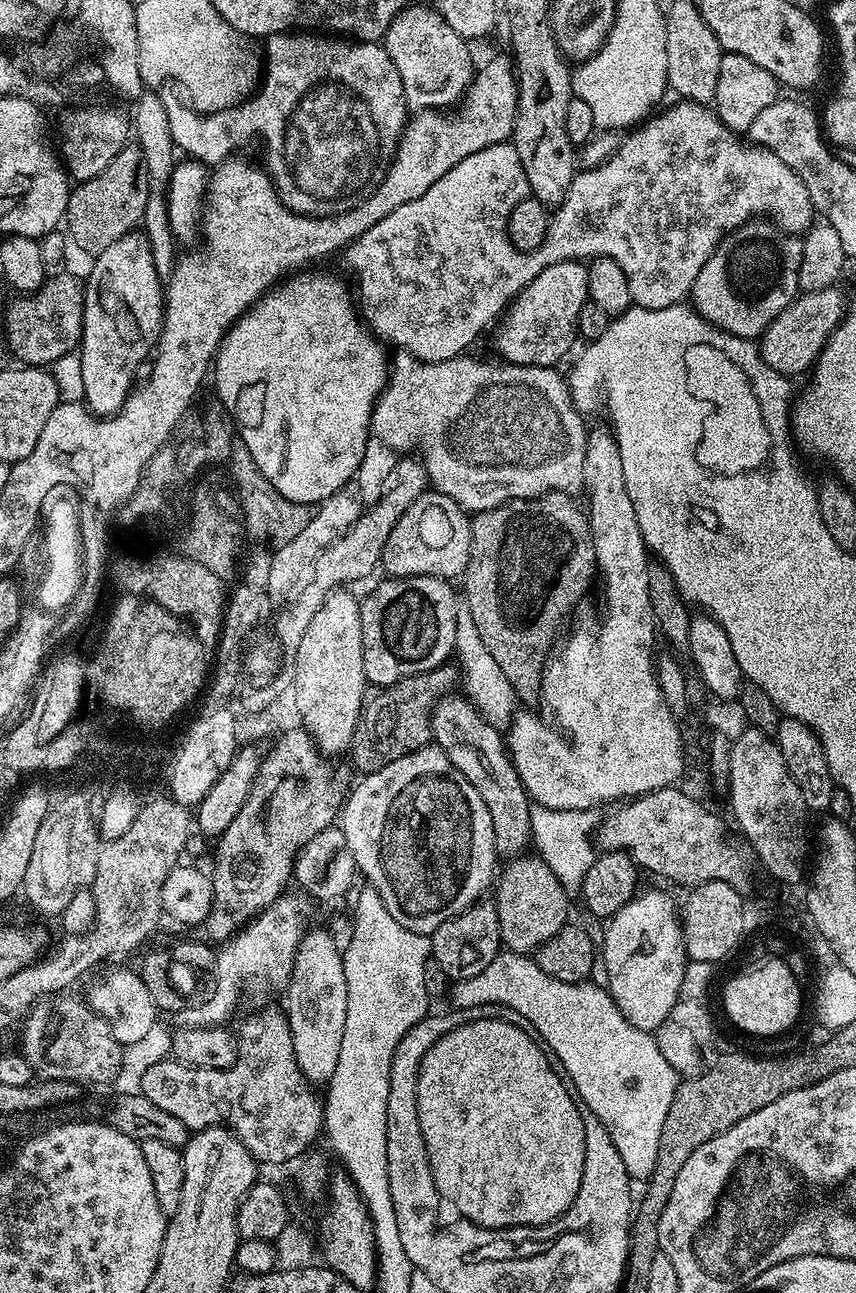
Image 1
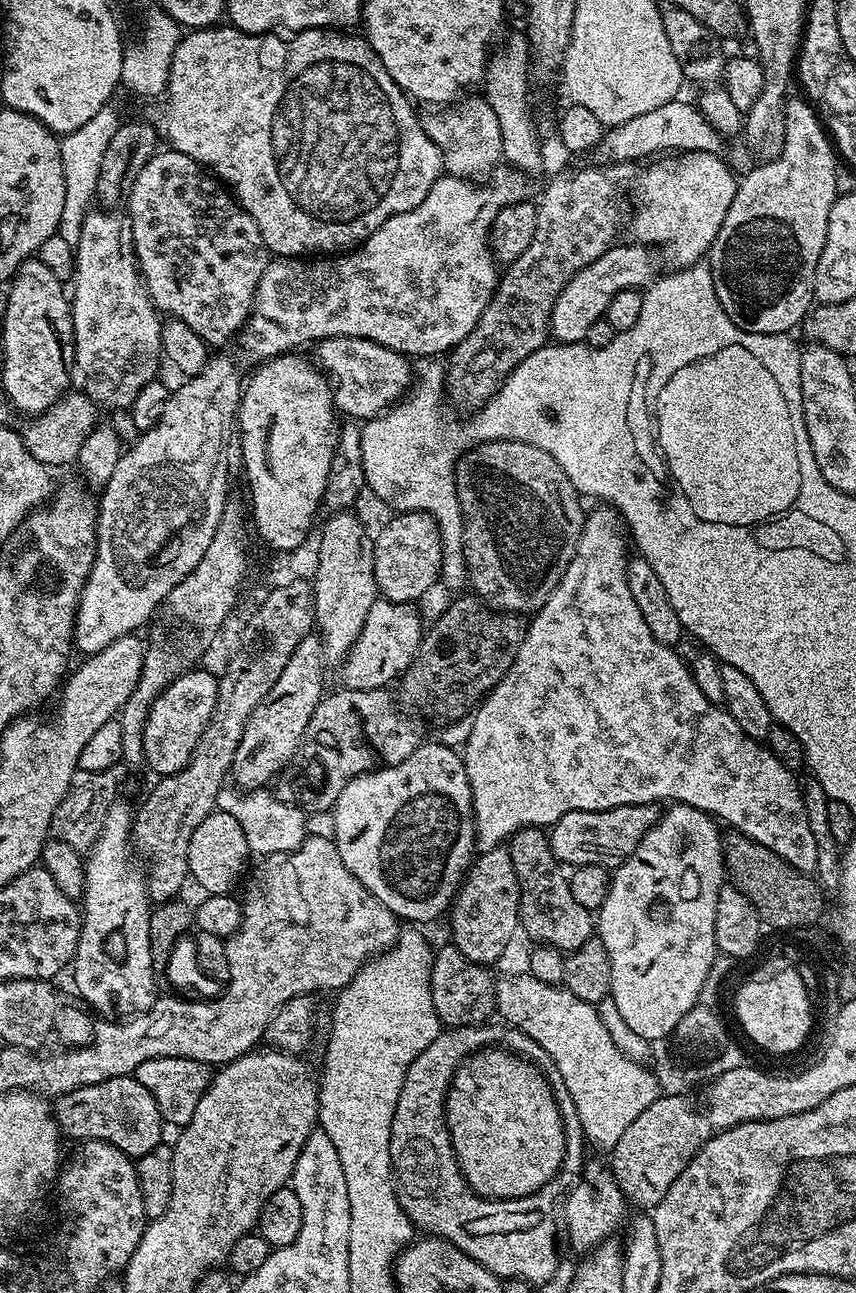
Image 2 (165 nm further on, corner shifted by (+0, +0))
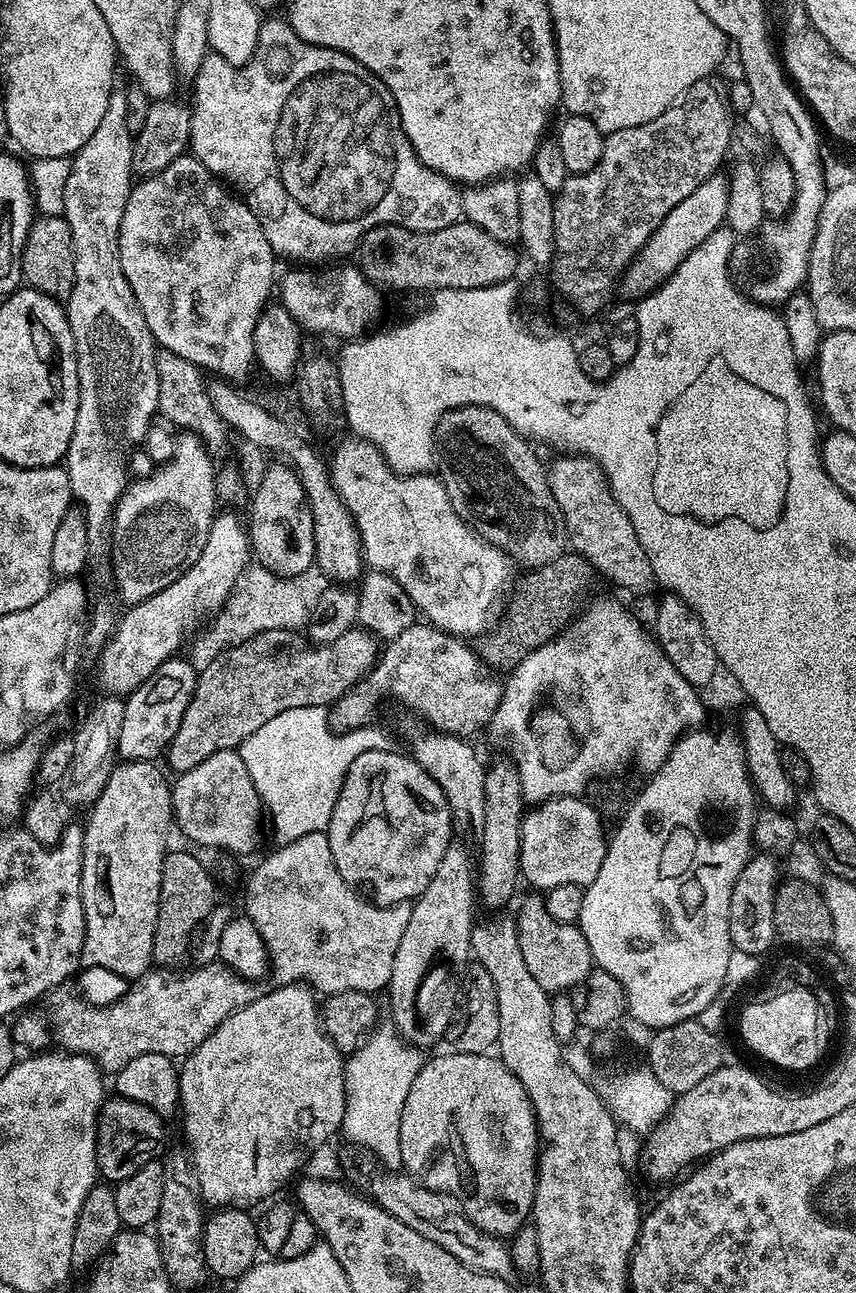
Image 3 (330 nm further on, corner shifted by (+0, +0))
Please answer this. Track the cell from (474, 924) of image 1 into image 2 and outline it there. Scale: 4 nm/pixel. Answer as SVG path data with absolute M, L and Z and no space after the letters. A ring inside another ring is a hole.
M497 846L488 852L480 852L473 859L470 871L463 877L462 883L450 905L452 914L452 936L450 943L470 962L478 962L485 966L492 966L492 963L503 954L512 940L512 935L518 932L520 923L520 887L518 886L518 874L514 874L514 862L510 862L510 854L507 847Z

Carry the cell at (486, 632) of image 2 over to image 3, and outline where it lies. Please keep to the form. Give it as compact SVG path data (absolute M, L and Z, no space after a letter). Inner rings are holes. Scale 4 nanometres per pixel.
M566 550L561 556L554 558L554 562L546 562L540 568L523 574L525 576L517 582L516 589L508 600L504 617L493 628L491 625L475 641L477 644L474 644L480 663L497 673L501 672L500 674L507 674L518 667L526 654L533 652L539 644L551 640L572 622L581 607L580 599L583 598L584 591L592 584L594 569L576 552Z

